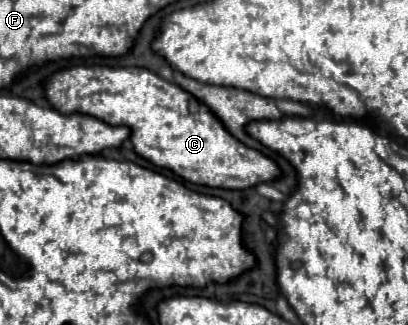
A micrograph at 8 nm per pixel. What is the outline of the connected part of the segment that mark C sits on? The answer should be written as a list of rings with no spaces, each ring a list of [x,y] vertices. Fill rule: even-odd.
[[[73,65],[47,77],[43,89],[47,101],[61,113],[79,111],[109,125],[129,127],[129,139],[139,157],[173,171],[189,183],[219,189],[249,189],[279,177],[279,167],[269,157],[235,141],[203,103],[149,69]]]

